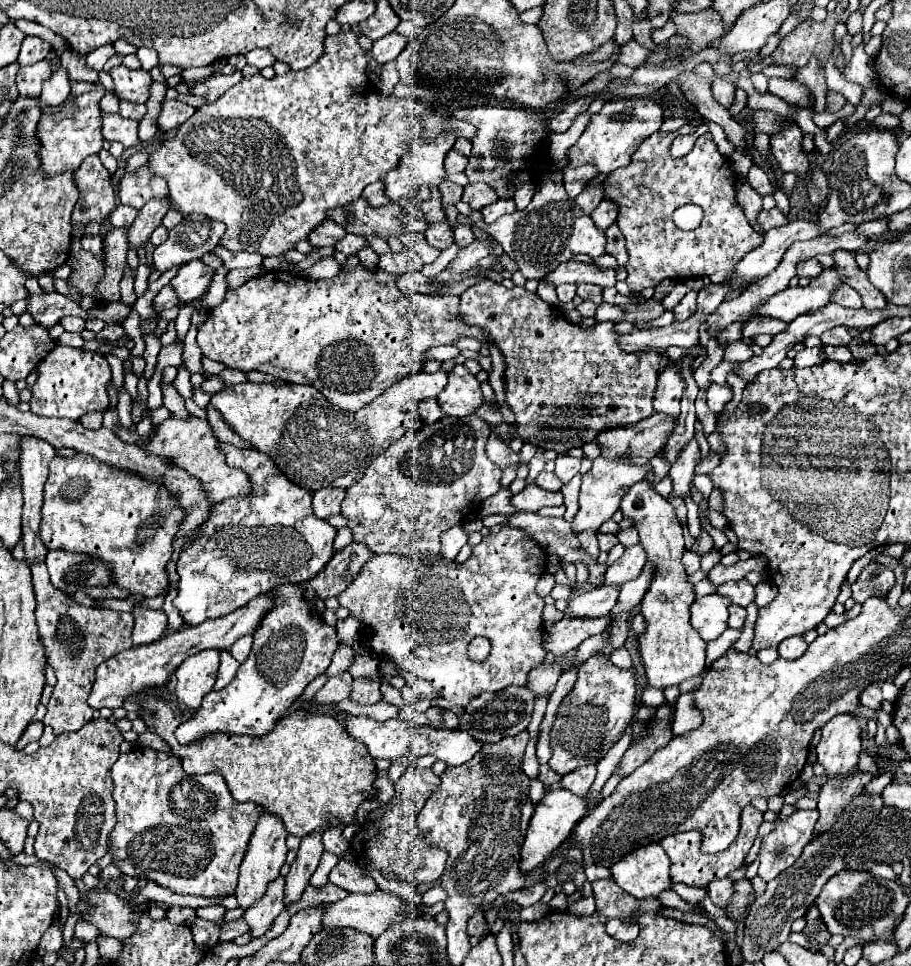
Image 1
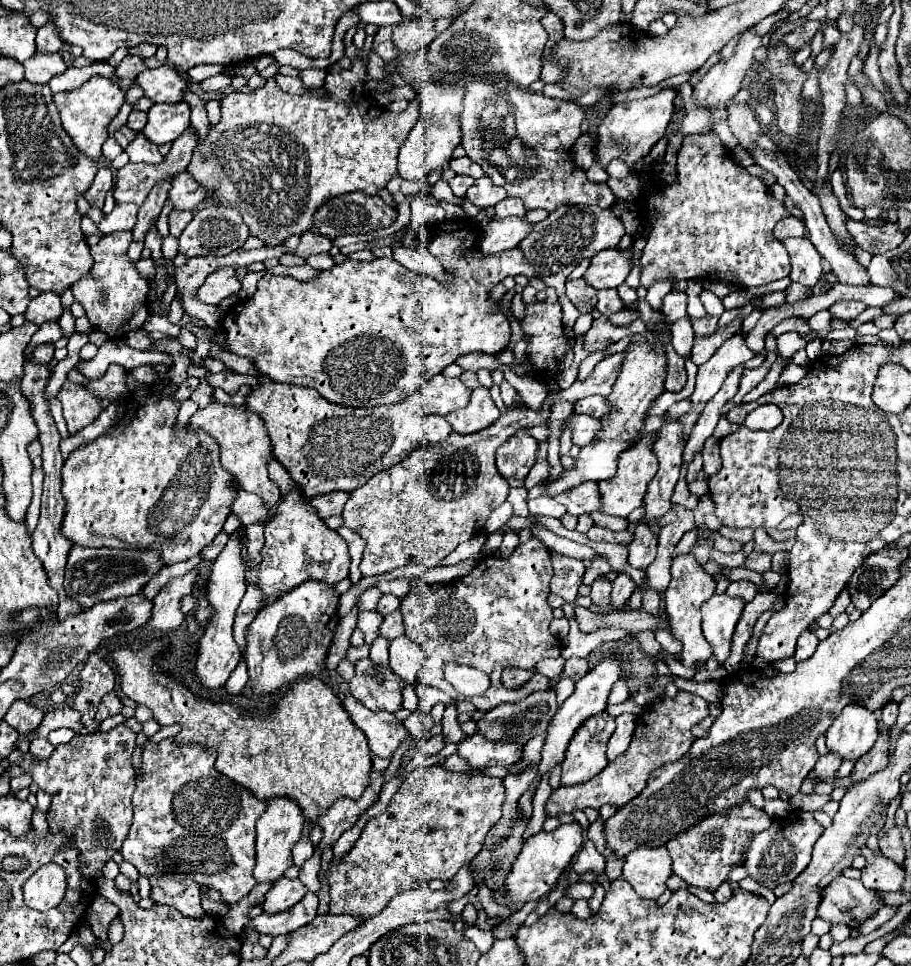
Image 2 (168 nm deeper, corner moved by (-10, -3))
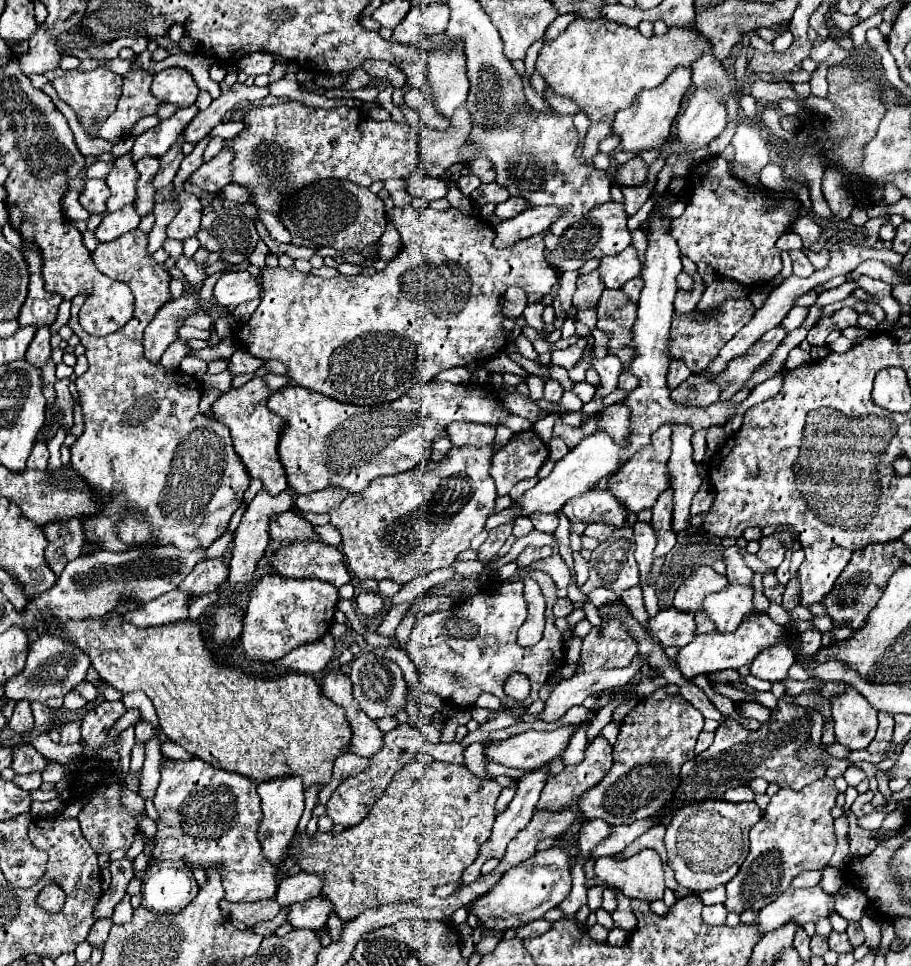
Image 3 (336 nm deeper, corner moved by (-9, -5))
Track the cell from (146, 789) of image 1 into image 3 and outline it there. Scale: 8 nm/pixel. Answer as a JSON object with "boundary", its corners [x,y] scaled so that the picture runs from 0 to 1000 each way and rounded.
{"boundary":[[[217,784],[206,788],[178,786],[178,804],[169,823],[169,835],[173,840],[171,866],[165,883],[169,893],[200,891],[211,900],[237,895],[248,933],[283,933],[303,927],[303,898],[288,887],[288,877],[281,869],[288,840],[277,806],[235,796]]]}

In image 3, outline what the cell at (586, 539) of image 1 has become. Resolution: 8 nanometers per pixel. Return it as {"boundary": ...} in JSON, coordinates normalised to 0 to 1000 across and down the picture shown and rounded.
{"boundary":[[[648,541],[641,550],[641,554],[645,556],[654,556],[656,560],[665,560],[672,554],[674,546],[672,543],[663,543],[663,541]]]}

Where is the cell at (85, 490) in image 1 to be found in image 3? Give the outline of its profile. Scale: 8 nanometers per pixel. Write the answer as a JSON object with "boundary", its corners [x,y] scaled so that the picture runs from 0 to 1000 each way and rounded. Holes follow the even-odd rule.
{"boundary":[[[154,237],[141,239],[125,249],[110,252],[101,262],[103,274],[114,285],[136,291],[149,310],[145,330],[130,343],[105,349],[97,347],[86,334],[86,322],[92,314],[92,305],[79,310],[79,328],[75,336],[88,349],[88,355],[94,359],[97,384],[83,392],[83,403],[88,407],[90,425],[92,425],[92,448],[77,463],[77,479],[81,488],[92,496],[92,500],[105,508],[110,521],[132,521],[114,525],[108,533],[94,533],[90,537],[94,560],[108,562],[108,568],[138,570],[154,564],[191,564],[200,570],[228,568],[250,546],[255,531],[263,525],[266,512],[274,502],[272,490],[263,483],[263,475],[255,463],[250,442],[237,434],[217,428],[220,401],[217,394],[209,388],[202,388],[198,382],[182,384],[176,376],[167,378],[158,372],[156,365],[156,347],[158,339],[167,332],[171,322],[187,310],[184,293],[187,285],[160,264],[158,256],[162,254],[162,243]],[[123,529],[130,531],[130,539],[123,548]]]}

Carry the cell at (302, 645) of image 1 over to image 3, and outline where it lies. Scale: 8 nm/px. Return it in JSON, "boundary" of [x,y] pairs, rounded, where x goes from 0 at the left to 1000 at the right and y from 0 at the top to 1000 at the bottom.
{"boundary":[[[307,595],[288,597],[274,612],[274,622],[263,657],[263,670],[270,682],[303,684],[325,670],[353,661],[367,645],[371,610],[358,601],[314,599]]]}

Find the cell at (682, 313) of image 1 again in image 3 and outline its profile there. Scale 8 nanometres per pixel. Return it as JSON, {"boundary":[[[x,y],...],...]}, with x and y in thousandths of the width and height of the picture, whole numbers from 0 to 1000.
{"boundary":[[[738,372],[735,382],[733,382],[733,401],[740,403],[744,401],[749,394],[753,394],[760,388],[760,384],[755,384],[753,376],[749,372]]]}

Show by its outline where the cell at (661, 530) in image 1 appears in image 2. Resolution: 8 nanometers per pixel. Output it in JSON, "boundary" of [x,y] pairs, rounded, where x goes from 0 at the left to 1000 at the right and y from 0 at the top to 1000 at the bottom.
{"boundary":[[[745,575],[737,585],[737,604],[730,612],[730,635],[734,637],[737,655],[750,666],[748,686],[752,690],[763,690],[767,684],[780,680],[780,668],[774,664],[769,655],[769,626],[785,614],[785,597],[778,595],[761,575]]]}

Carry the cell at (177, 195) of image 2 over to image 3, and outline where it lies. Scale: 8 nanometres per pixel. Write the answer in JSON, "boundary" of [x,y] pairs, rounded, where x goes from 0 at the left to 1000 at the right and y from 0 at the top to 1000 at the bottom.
{"boundary":[[[252,144],[246,148],[246,154],[235,165],[217,173],[206,183],[206,187],[228,200],[239,200],[246,192],[250,192],[252,189],[252,167],[255,167],[255,158],[250,152],[252,152]]]}

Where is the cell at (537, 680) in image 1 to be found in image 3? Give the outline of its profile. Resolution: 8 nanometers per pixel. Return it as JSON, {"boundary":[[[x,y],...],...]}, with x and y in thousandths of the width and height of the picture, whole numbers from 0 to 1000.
{"boundary":[[[676,641],[661,643],[659,649],[650,649],[641,659],[637,681],[639,695],[683,693],[689,690],[700,676],[698,664],[689,657],[683,645],[676,645]]]}

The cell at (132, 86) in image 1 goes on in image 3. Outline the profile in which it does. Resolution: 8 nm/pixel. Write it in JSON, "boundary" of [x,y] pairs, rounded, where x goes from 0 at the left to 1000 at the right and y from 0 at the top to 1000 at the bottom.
{"boundary":[[[184,69],[169,78],[165,94],[171,102],[193,109],[195,113],[213,109],[220,92],[215,90],[211,78],[198,69]]]}

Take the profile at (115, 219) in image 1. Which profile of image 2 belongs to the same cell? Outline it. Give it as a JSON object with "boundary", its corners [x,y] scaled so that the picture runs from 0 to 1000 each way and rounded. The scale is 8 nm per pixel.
{"boundary":[[[146,210],[126,212],[126,216],[120,223],[115,223],[111,227],[111,231],[106,231],[106,237],[113,243],[135,239],[135,237],[146,237],[146,233],[150,231],[150,218],[153,218],[153,214]]]}

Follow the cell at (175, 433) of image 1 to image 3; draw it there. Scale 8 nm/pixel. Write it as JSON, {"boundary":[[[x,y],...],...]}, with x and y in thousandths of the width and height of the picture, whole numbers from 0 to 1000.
{"boundary":[[[279,390],[268,401],[244,407],[233,417],[231,425],[233,425],[235,434],[239,434],[241,438],[246,438],[252,444],[257,465],[259,465],[266,481],[270,483],[274,496],[285,496],[290,500],[290,506],[296,512],[307,512],[316,504],[312,483],[307,481],[305,467],[303,467],[307,444],[310,444],[312,436],[292,421],[294,409],[296,409],[296,405],[292,403],[290,394],[285,390]]]}

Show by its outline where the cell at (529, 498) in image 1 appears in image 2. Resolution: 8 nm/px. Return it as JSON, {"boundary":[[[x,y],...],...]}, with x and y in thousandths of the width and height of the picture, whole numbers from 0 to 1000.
{"boundary":[[[594,512],[585,519],[581,519],[581,531],[583,533],[598,533],[598,535],[609,535],[609,537],[616,537],[620,533],[620,523],[611,521],[609,517],[600,514],[600,512]]]}

